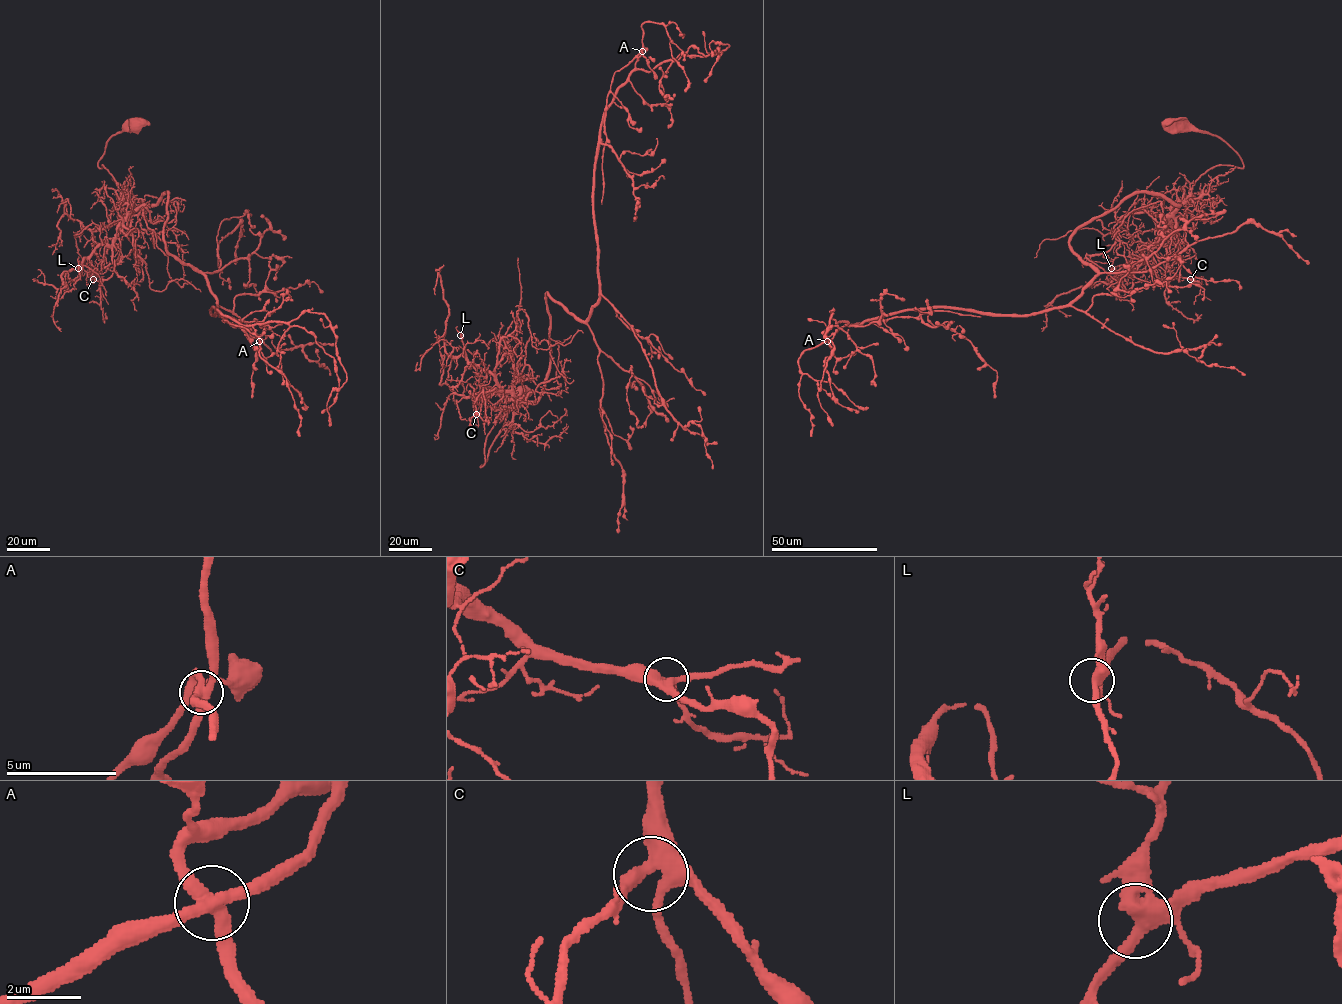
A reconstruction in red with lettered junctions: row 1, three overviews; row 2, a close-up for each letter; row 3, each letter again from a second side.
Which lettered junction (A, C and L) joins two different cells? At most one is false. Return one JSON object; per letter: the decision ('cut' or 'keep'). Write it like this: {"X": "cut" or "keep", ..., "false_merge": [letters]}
{"A": "cut", "C": "keep", "L": "keep", "false_merge": ["A"]}

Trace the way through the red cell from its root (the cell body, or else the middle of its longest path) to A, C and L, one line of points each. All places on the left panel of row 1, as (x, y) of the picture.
A: (135, 122), (98, 166), (133, 209), (167, 193), (167, 250), (205, 278), (213, 314), (251, 325), (259, 341)
C: (135, 122), (109, 139), (98, 163), (113, 177), (130, 212), (120, 225), (119, 256), (92, 271), (93, 279)
L: (135, 122), (109, 139), (98, 163), (113, 177), (130, 212), (122, 220), (113, 242), (101, 244), (78, 268)

